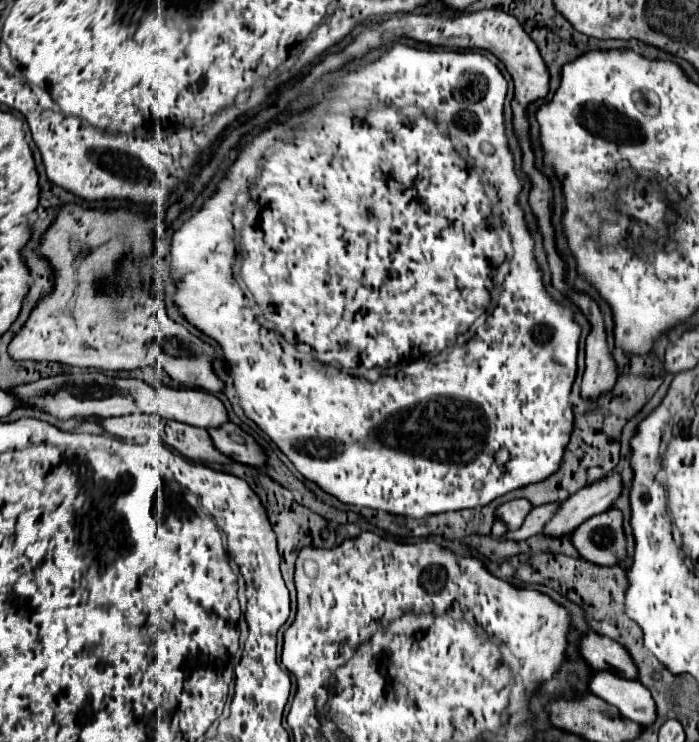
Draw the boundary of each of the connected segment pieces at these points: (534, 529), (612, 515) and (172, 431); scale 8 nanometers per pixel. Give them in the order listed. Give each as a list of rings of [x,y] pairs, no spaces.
[[[545,504],[545,506],[533,508],[533,510],[527,514],[523,526],[521,526],[519,530],[507,532],[501,540],[527,540],[527,538],[539,534],[541,528],[543,528],[543,526],[551,520],[551,516],[557,512],[557,508],[559,508],[559,504]]]
[[[607,510],[579,524],[571,534],[571,544],[579,558],[603,566],[611,566],[625,558],[625,534],[621,522],[623,516],[619,510]]]
[[[161,420],[161,422],[163,422],[163,442],[175,448],[185,458],[201,462],[231,462],[227,456],[223,456],[213,448],[205,428],[195,428],[173,420]]]

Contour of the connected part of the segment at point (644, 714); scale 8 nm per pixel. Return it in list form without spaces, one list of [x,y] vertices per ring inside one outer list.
[[[593,672],[587,680],[591,694],[619,708],[623,718],[649,726],[655,722],[655,702],[651,692],[637,680],[623,680],[611,672]]]

